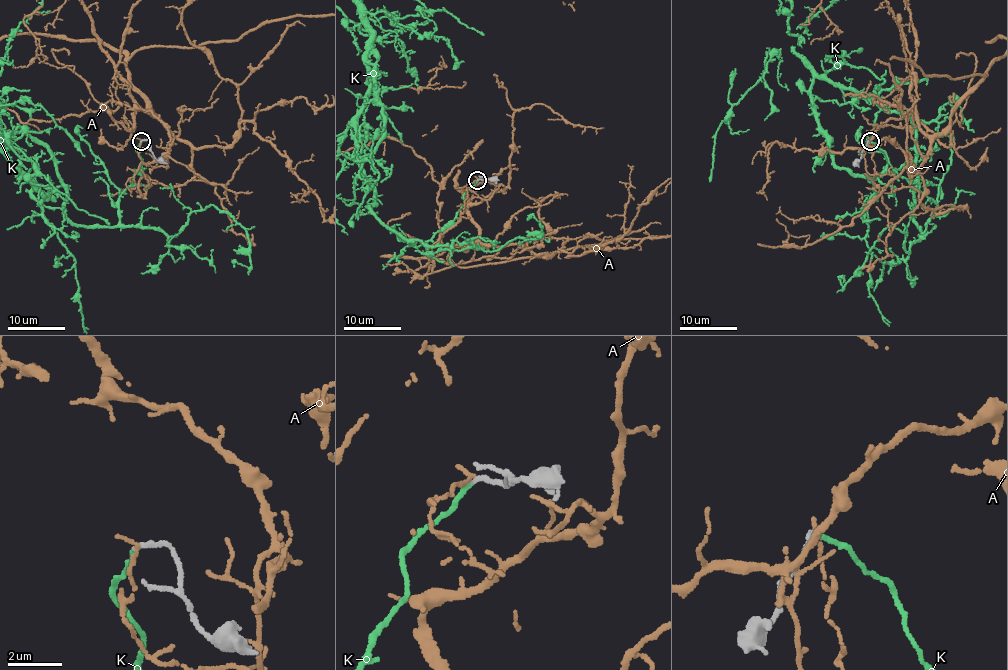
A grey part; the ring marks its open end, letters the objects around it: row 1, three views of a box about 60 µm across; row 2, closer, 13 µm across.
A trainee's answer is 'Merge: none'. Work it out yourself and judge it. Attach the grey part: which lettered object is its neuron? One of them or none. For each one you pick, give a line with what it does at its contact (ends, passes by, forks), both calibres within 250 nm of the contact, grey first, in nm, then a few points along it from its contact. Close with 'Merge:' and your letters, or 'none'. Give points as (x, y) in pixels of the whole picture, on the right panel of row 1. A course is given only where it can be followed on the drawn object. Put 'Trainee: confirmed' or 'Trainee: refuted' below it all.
K: It ends there. Thickness 180 nm (grey) against 160 nm
Merge: K
Trainee: refuted

